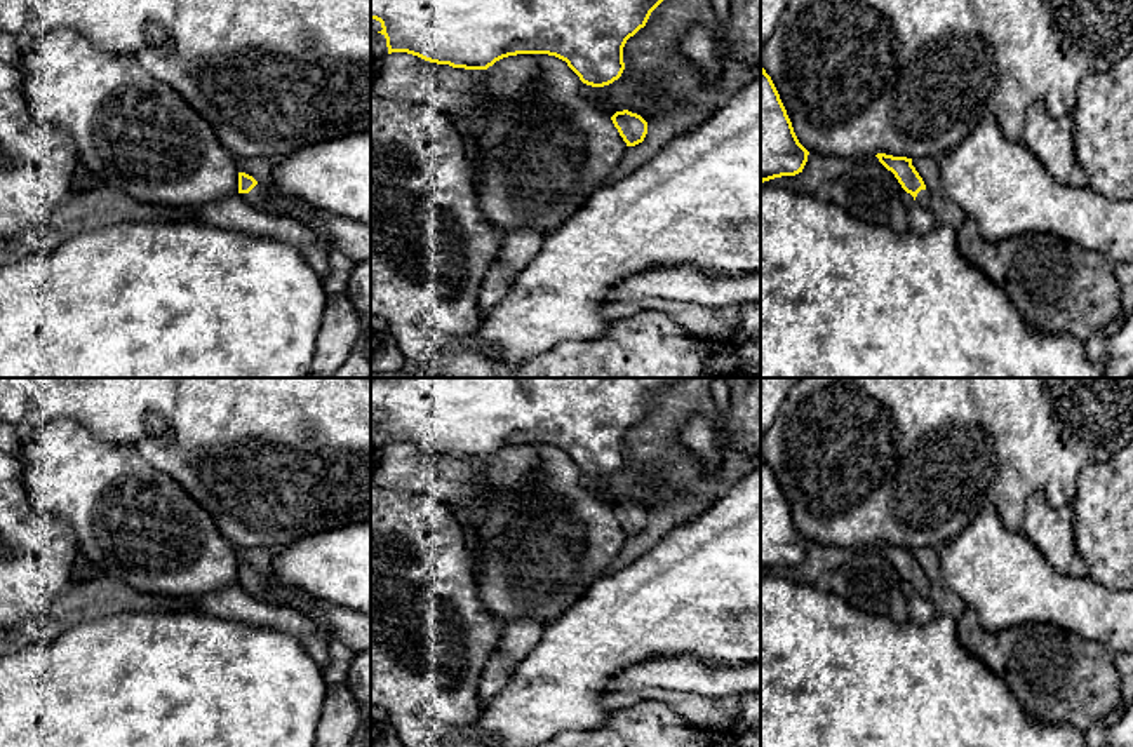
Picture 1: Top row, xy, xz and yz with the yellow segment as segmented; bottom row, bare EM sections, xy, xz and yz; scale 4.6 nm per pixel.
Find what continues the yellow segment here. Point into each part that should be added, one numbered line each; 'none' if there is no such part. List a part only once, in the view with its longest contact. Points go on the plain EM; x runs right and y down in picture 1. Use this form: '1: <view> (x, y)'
1: xy (256, 587)

